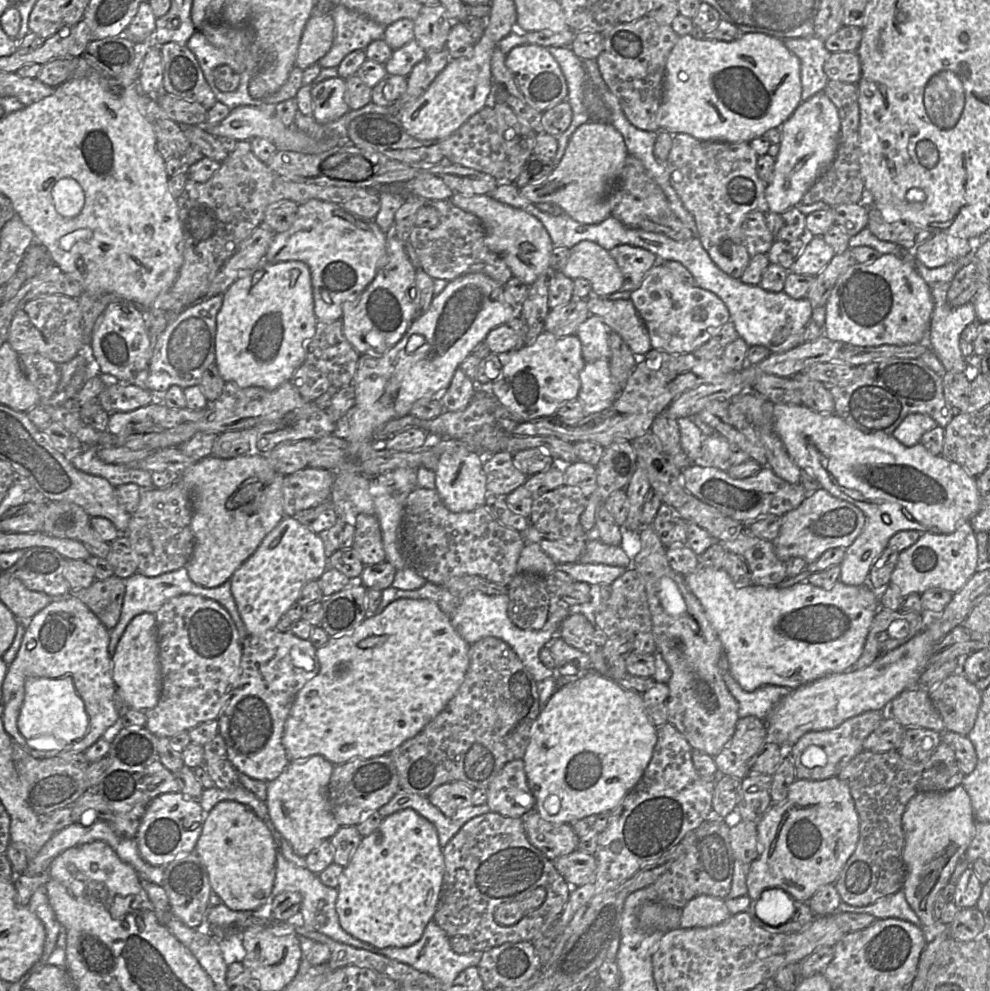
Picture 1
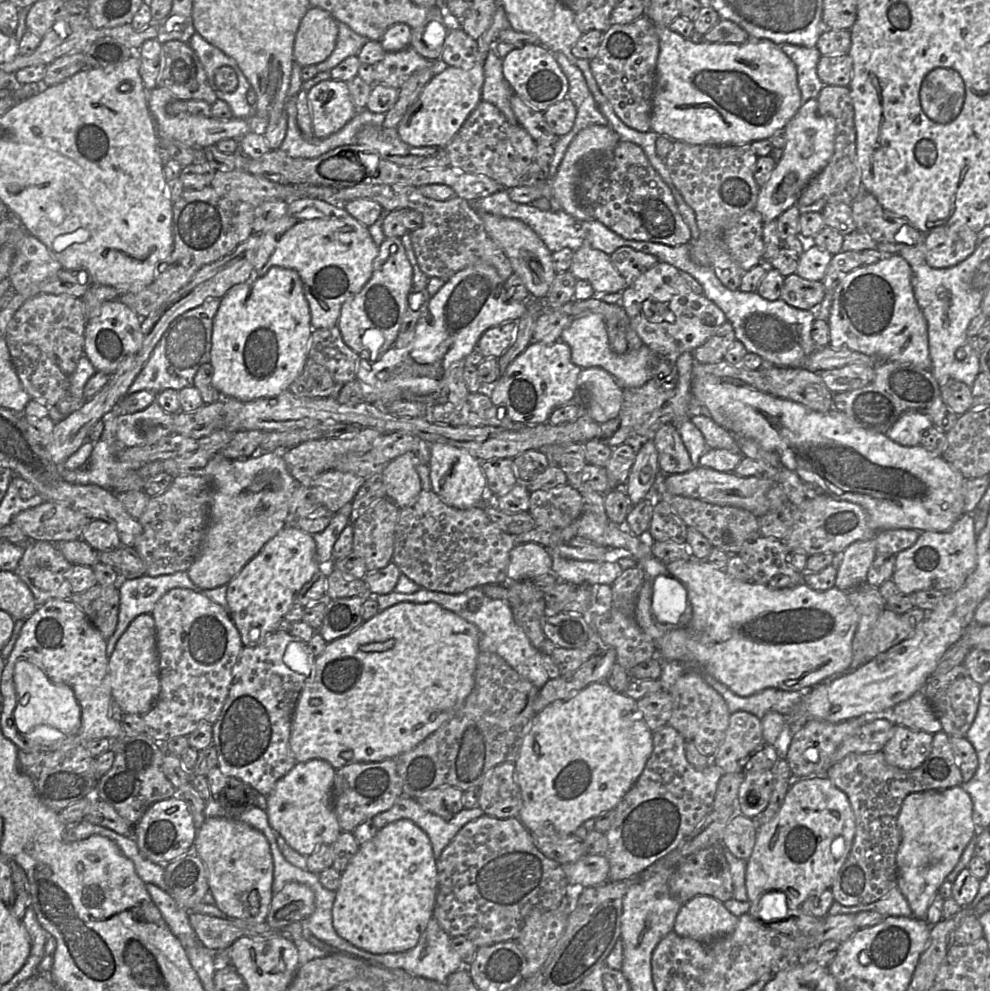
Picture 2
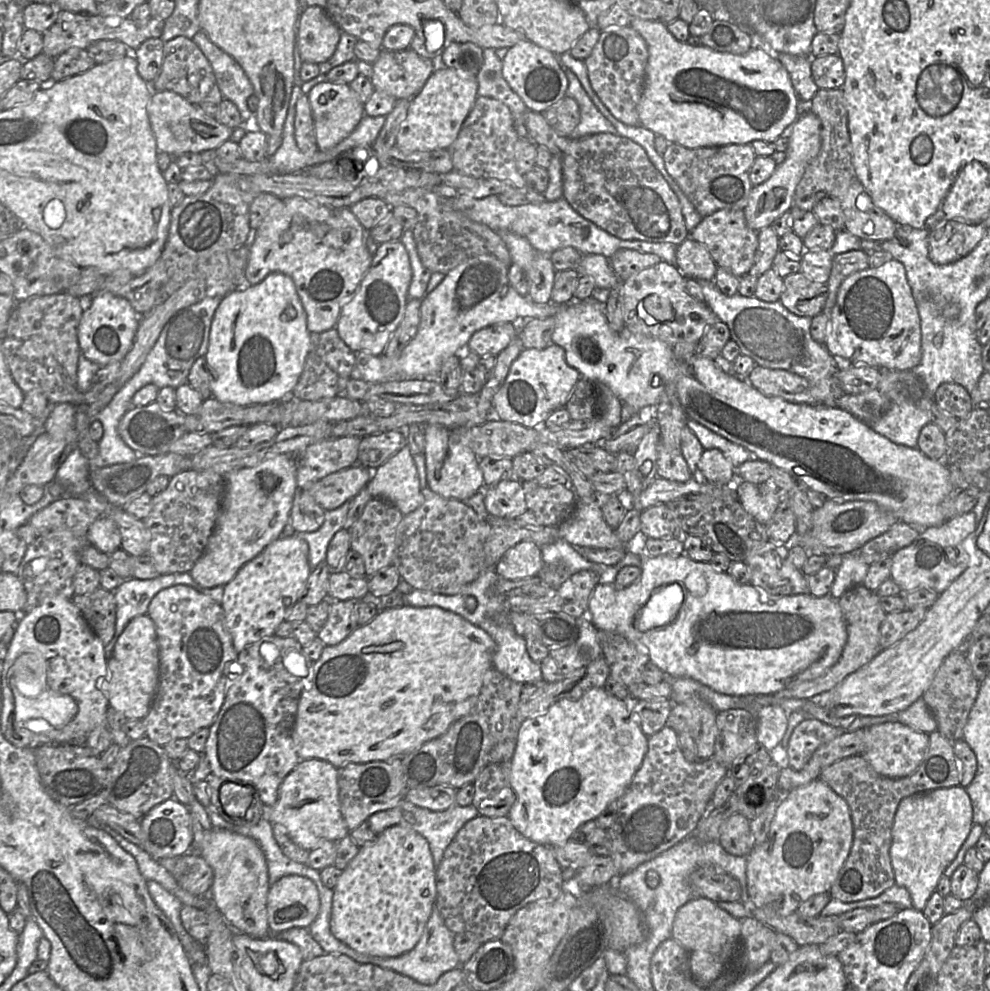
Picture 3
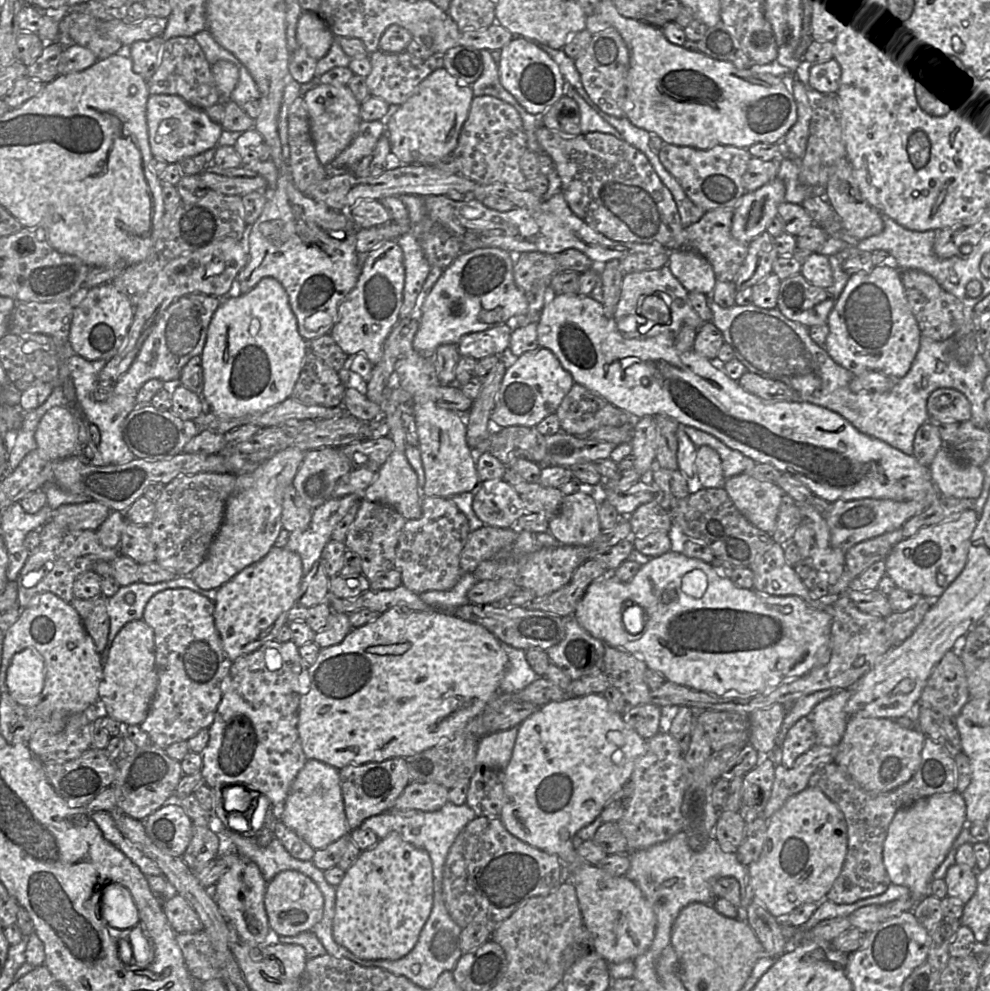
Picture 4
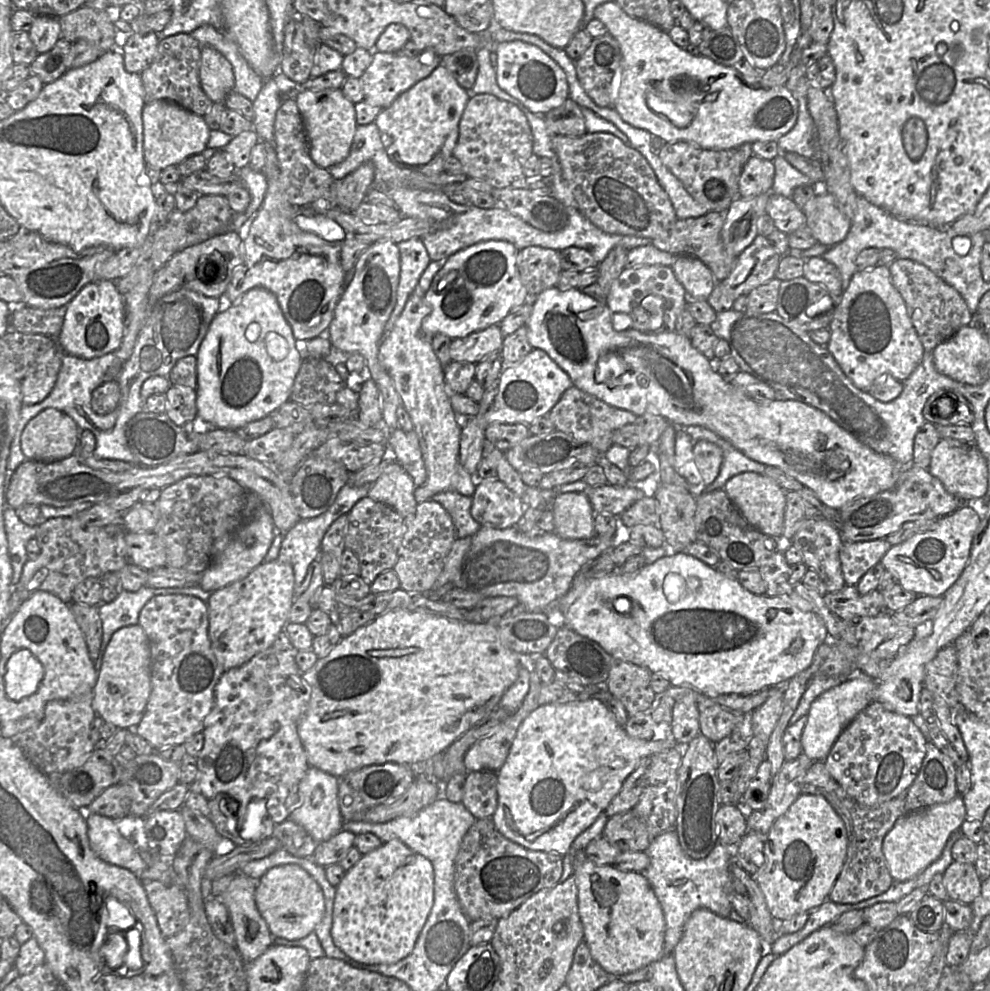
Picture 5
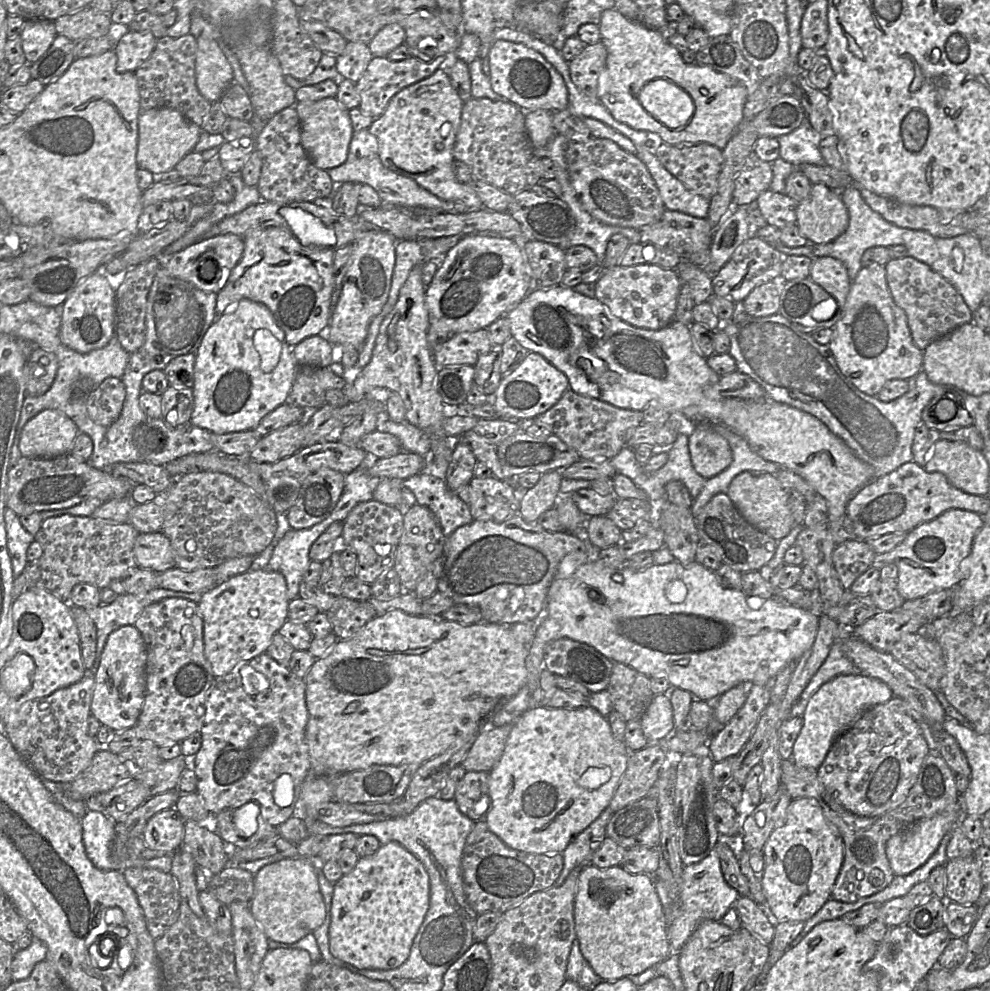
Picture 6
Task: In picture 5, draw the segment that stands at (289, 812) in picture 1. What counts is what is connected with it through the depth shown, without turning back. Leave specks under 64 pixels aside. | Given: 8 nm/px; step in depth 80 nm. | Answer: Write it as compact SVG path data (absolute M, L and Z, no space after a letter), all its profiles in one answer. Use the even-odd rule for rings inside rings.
M309 766L298 786L298 802L290 813L291 819L301 825L317 843L329 840L342 830L342 818L338 802L338 779L316 767Z

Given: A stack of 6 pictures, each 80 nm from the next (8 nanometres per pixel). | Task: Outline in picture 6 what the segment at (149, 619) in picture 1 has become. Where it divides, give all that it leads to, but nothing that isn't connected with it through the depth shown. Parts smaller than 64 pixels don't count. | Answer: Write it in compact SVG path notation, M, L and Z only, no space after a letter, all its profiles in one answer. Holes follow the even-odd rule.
M135 625L123 626L109 635L108 640L105 644L103 653L100 658L100 664L99 664L98 670L94 677L94 688L93 688L91 708L90 708L91 715L97 718L99 722L101 723L101 725L110 727L114 732L121 732L128 728L135 727L138 721L138 718L140 716L143 703L144 703L144 697L145 697L145 691L146 691L146 663L147 663L146 646L145 646L142 635L140 634L139 630L135 627Z

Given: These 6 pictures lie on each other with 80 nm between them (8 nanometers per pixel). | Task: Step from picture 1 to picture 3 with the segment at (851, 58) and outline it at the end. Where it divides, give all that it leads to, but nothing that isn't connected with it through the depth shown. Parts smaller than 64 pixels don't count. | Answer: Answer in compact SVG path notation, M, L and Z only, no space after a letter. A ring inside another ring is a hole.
M838 54L812 57L811 71L819 89L841 88L845 82L844 63Z

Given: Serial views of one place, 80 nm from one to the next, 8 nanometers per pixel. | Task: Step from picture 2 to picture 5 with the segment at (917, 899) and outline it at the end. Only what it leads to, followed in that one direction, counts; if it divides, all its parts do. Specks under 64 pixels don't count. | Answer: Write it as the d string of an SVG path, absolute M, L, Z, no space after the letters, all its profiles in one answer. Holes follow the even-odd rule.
M957 795L948 803L937 804L910 812L897 819L893 828L885 836L882 845L883 854L893 880L906 881L922 873L932 862L941 856L950 835L957 830L961 830L961 826L966 818L963 797Z

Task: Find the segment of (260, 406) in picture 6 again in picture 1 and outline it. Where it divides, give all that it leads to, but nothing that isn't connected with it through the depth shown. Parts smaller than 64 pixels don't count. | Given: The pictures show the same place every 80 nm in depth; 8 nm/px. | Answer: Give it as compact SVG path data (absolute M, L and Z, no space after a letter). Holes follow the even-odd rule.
M262 261L255 269L242 274L222 295L222 306L216 316L215 365L225 382L235 382L239 387L258 386L274 390L282 383L290 381L294 372L305 362L308 345L316 331L317 318L314 313L314 300L309 266L301 261L266 263Z

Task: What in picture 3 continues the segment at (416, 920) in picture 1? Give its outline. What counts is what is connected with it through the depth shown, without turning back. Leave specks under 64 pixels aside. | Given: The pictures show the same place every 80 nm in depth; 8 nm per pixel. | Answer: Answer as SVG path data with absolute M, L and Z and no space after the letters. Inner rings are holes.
M393 825L374 841L360 847L357 855L342 871L334 887L331 933L358 953L375 957L398 957L418 943L436 905L436 868L428 841L412 828Z

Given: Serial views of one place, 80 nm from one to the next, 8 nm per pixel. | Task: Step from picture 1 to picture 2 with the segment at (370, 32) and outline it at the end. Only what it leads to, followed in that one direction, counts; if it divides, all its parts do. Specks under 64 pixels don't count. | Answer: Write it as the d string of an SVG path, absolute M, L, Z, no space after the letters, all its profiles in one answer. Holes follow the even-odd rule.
M337 21L338 38L331 55L316 65L318 72L330 71L350 56L357 56L362 47L369 41L365 36L354 32L347 24Z

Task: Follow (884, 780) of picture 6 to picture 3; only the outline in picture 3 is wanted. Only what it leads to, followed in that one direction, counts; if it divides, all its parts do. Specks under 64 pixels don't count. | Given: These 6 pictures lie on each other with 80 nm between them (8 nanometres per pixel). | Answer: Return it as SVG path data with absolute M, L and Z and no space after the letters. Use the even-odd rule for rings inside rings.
M900 721L874 724L865 729L866 751L862 756L878 774L888 778L903 778L915 772L929 747L929 734L914 730Z

